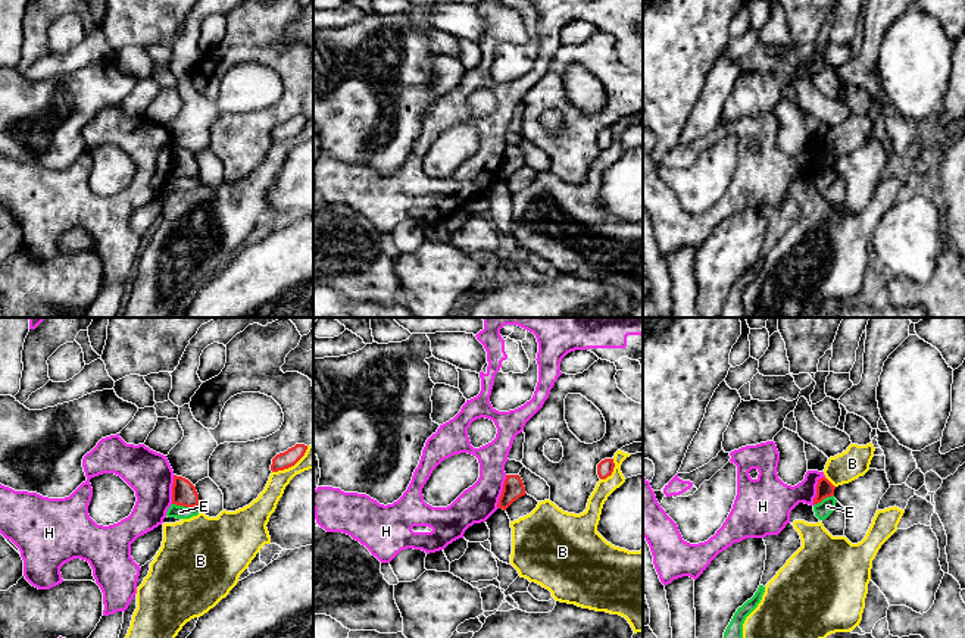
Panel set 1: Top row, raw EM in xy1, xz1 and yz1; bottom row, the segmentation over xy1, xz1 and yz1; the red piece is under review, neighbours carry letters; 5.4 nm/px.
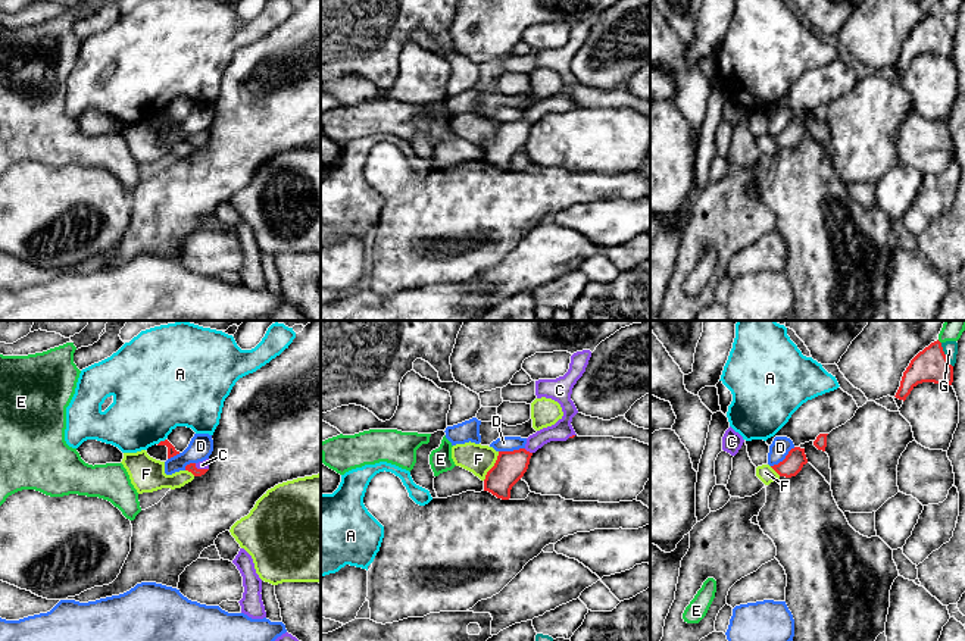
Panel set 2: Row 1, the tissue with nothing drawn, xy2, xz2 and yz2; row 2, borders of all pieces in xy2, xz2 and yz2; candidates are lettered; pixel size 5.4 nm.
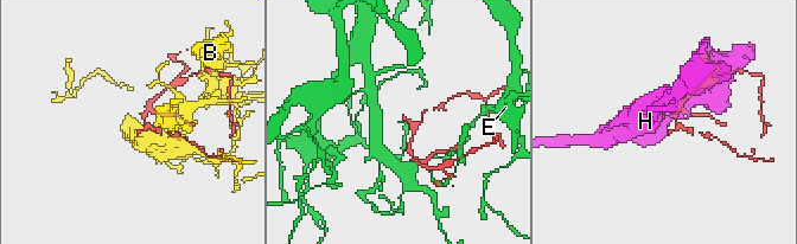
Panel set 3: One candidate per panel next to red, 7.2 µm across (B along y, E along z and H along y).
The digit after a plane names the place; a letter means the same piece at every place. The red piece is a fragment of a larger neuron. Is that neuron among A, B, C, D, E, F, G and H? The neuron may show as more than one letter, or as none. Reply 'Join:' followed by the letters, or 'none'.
Join: C

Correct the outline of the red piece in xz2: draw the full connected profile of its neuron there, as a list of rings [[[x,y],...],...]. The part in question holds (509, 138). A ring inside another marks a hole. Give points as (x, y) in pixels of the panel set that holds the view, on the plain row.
[[[590,21],[577,22],[571,26],[569,40],[563,47],[535,51],[537,69],[546,68],[558,72],[563,87],[555,96],[530,106],[524,119],[499,122],[494,137],[485,146],[484,162],[491,163],[497,169],[509,171],[512,157],[524,147],[531,126],[538,119],[550,112],[566,112],[577,106],[571,93],[578,81],[571,71],[571,65],[574,56],[585,43],[590,28]]]

